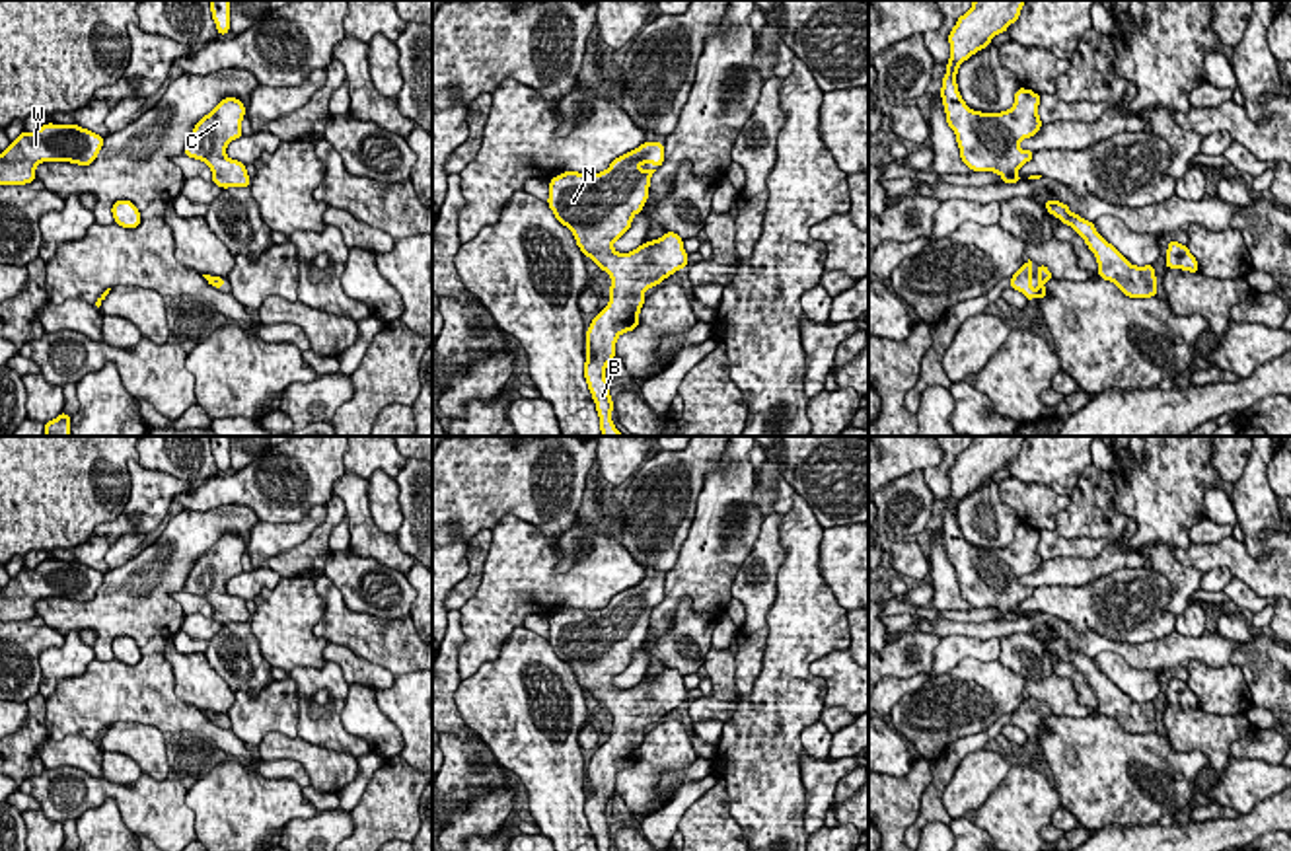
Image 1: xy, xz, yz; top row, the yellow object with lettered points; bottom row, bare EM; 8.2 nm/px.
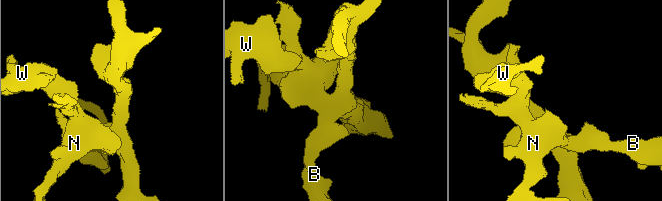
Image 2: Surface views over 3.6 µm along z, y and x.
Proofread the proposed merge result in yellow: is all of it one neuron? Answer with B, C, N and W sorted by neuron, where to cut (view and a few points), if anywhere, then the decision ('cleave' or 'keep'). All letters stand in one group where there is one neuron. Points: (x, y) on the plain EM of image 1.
B C N W; no cut; keep

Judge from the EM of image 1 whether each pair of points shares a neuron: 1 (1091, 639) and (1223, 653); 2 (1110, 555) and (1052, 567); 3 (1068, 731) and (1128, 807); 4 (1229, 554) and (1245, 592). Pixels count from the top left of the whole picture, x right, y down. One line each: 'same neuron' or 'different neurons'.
1: same neuron
2: same neuron
3: same neuron
4: different neurons

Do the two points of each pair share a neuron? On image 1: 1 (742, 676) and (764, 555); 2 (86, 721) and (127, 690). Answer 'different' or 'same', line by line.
1: same
2: same

